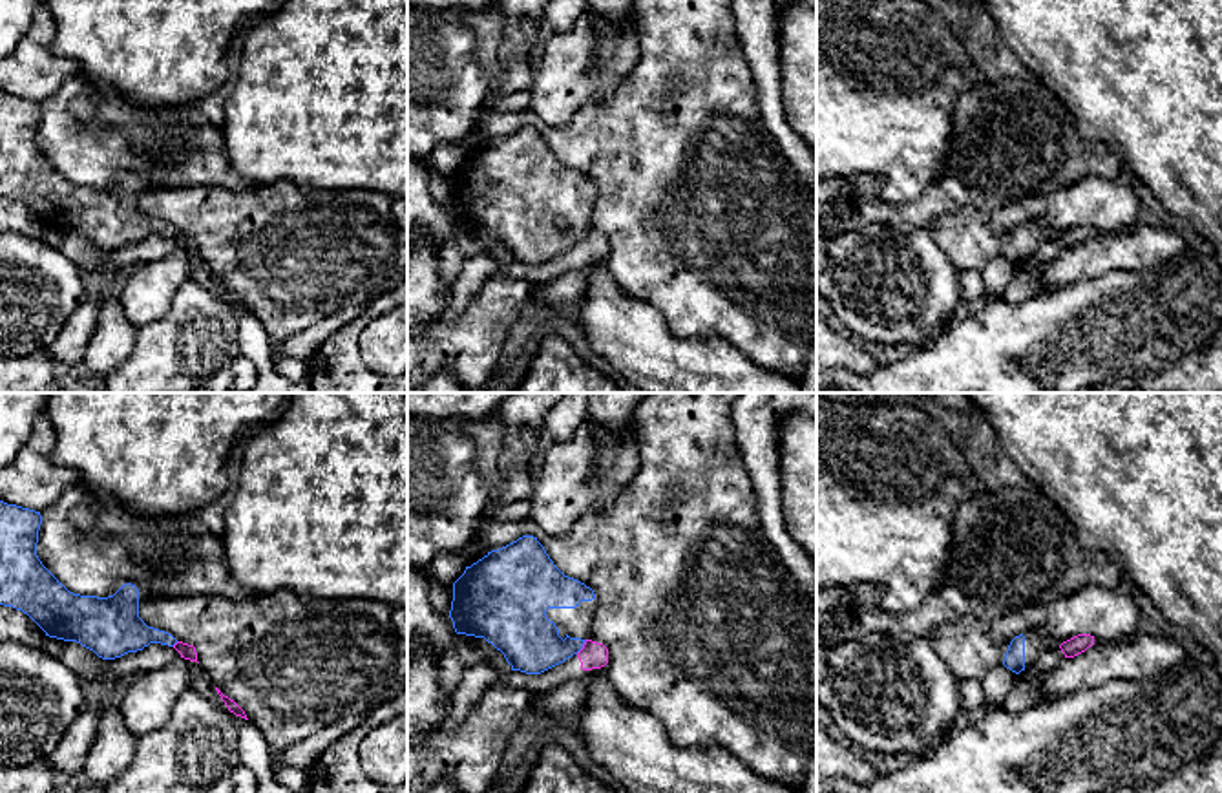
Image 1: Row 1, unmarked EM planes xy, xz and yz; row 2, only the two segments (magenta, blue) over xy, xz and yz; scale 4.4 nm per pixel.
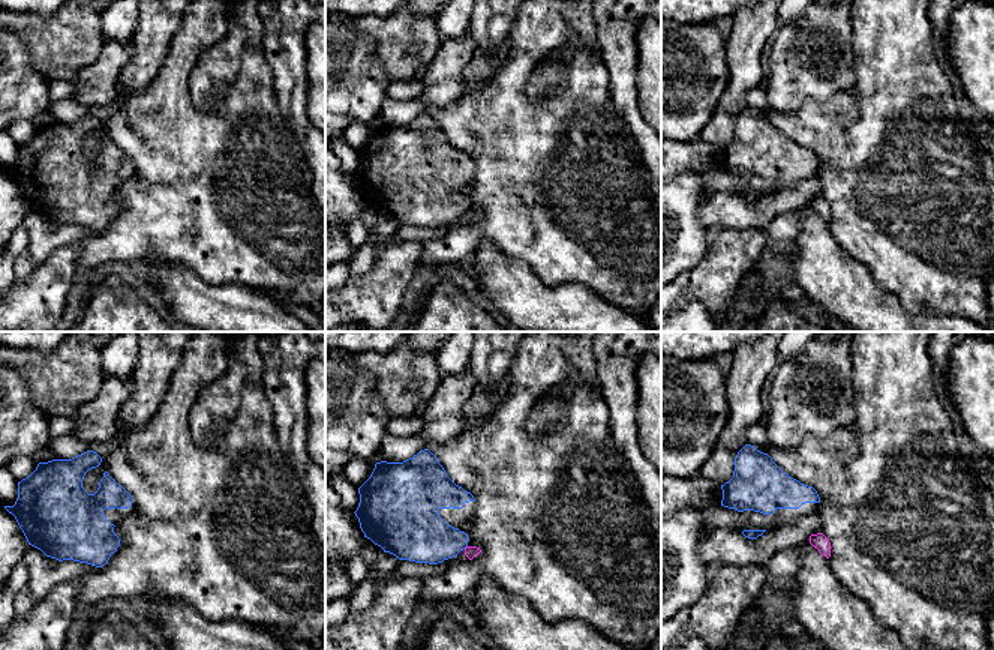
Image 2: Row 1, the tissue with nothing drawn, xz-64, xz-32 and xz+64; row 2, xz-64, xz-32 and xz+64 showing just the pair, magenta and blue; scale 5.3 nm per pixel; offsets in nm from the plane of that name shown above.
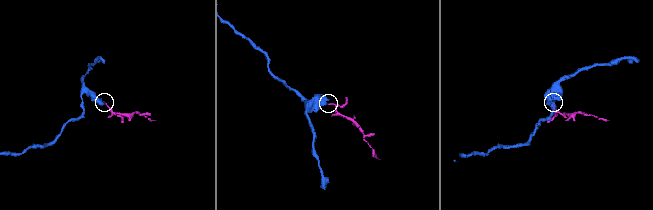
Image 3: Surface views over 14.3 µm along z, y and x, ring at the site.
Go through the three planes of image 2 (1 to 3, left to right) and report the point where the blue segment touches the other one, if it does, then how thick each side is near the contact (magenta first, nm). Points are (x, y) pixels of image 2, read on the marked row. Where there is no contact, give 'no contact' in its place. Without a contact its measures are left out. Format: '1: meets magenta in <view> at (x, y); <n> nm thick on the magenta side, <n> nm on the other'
1: no contact
2: no contact
3: no contact

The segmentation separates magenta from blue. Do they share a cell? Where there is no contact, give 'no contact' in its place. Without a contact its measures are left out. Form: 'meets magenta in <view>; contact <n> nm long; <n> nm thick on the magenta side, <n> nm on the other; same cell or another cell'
meets magenta in xz; contact 80 nm long; 120 nm thick on the magenta side, 260 nm on the other; another cell

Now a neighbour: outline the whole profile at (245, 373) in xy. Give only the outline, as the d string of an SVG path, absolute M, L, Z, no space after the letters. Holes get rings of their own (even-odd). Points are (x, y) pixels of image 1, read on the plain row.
M237 354L232 362L234 382L228 393L245 393L250 391L259 376L258 367L247 356Z

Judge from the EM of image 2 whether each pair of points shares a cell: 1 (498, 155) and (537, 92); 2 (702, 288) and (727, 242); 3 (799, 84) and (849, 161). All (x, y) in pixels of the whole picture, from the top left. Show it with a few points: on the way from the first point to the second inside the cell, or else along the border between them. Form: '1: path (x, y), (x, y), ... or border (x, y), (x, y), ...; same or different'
1: border (561, 80), (535, 101), (526, 93); different
2: path (714, 276), (727, 261), (727, 254); same
3: border (843, 89), (775, 110); different

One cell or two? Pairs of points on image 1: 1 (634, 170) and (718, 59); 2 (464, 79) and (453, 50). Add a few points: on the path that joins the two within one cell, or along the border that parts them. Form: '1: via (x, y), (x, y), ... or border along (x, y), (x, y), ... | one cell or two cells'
1: via (662, 143), (687, 117), (691, 86) | one cell
2: via (457, 72), (453, 57) | one cell

